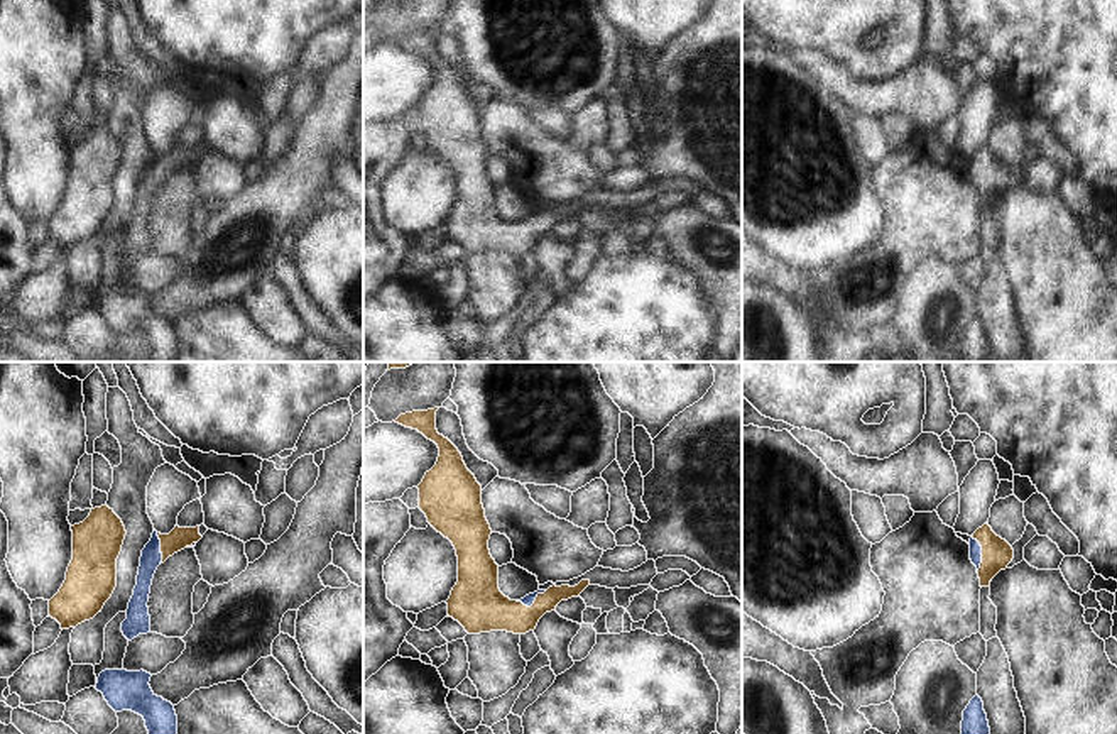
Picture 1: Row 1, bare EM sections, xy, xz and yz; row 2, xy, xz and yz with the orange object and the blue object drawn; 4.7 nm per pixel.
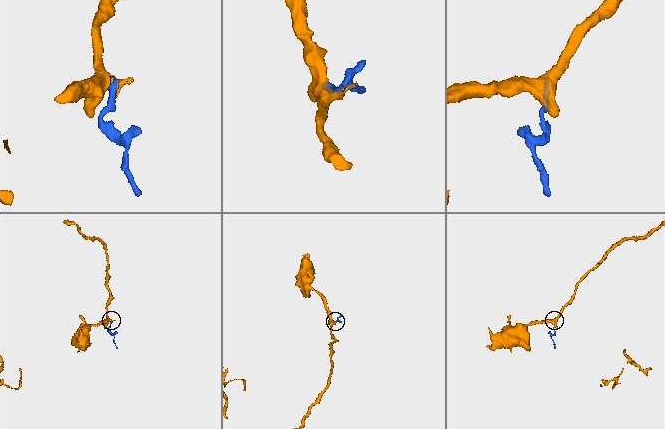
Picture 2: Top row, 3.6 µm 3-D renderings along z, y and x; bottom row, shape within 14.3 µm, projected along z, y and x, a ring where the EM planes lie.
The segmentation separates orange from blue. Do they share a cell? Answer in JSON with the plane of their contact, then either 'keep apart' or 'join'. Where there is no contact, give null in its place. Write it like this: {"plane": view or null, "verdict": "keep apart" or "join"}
{"plane": "yz", "verdict": "join"}

